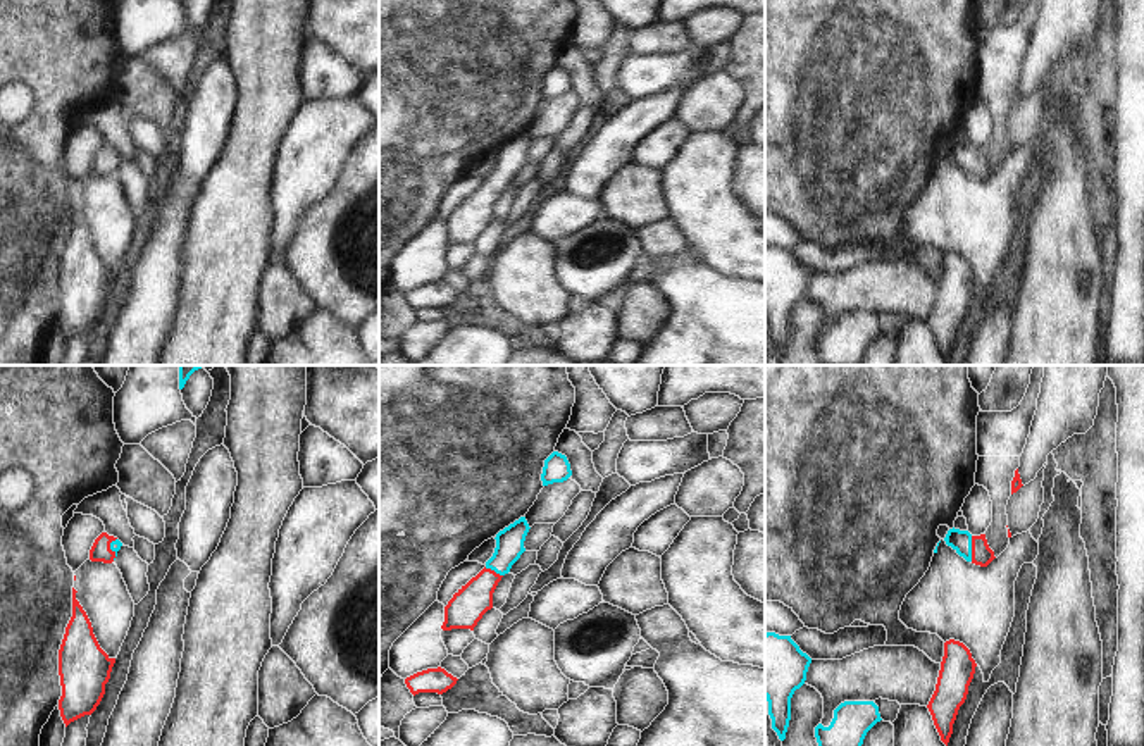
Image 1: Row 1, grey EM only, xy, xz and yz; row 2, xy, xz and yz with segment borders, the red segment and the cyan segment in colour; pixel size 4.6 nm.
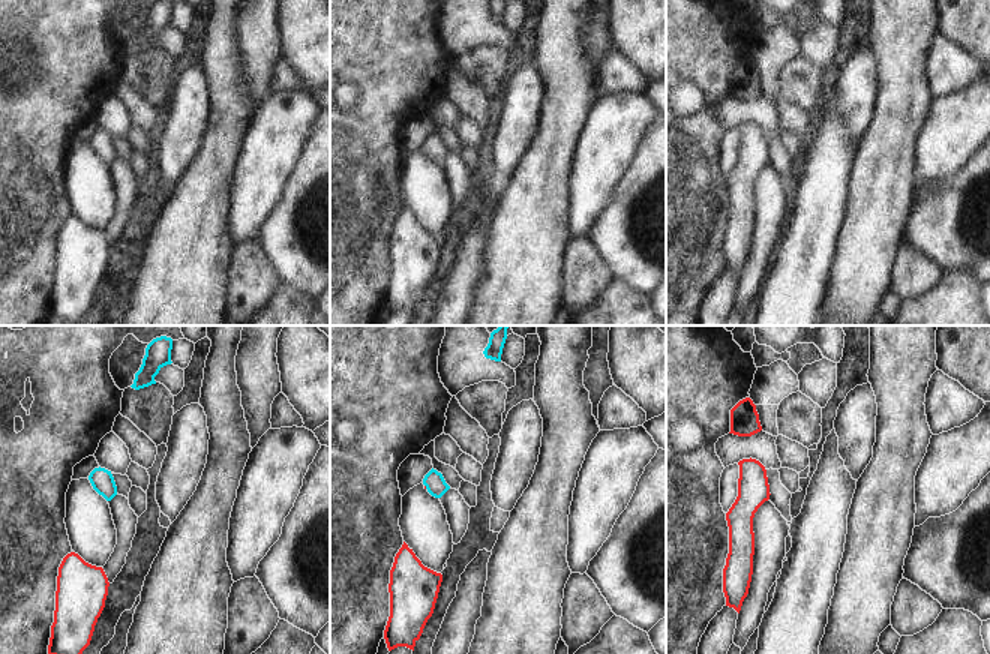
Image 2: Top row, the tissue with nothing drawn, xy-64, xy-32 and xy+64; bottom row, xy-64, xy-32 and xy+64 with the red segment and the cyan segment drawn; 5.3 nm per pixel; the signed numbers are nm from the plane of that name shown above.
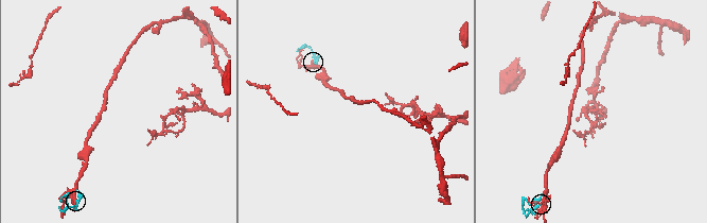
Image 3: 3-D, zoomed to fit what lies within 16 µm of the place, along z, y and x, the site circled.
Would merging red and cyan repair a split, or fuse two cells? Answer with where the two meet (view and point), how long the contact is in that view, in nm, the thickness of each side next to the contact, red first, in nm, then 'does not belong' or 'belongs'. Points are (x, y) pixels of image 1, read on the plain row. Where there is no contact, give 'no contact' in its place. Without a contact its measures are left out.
meets red in yz at (972, 162); contact 120 nm long; 100 nm thick on the red side, 100 nm on the other; belongs

